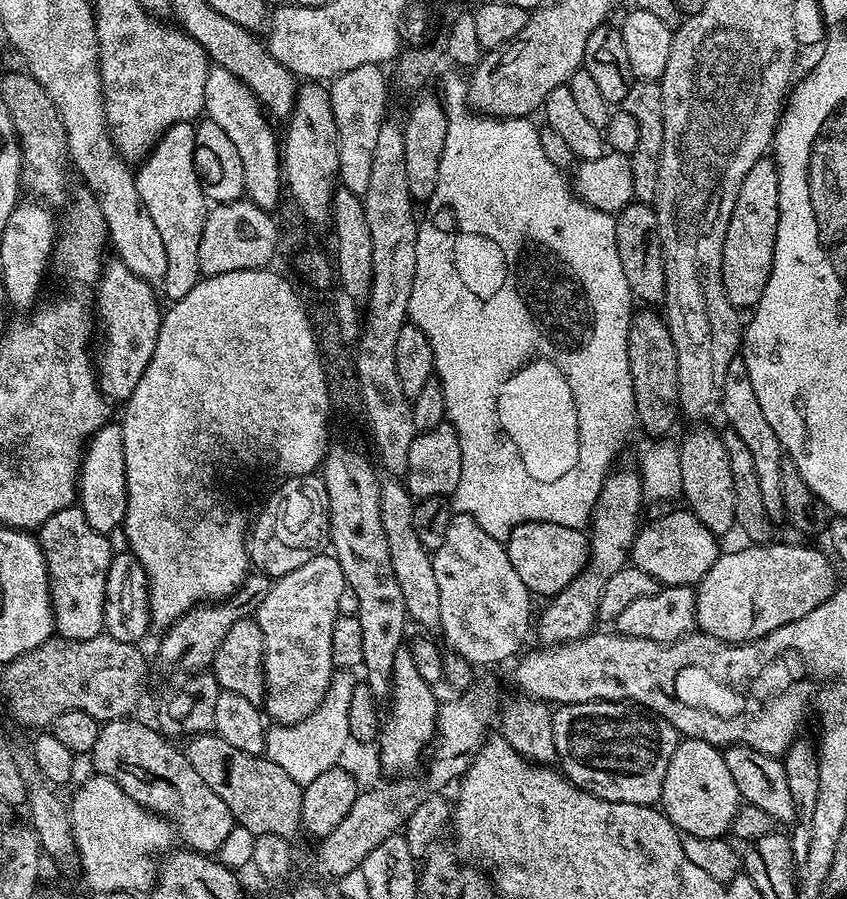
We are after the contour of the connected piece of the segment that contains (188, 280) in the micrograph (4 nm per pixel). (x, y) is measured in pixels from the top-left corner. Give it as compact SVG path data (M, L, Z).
M191 123L170 125L139 168L135 177L140 197L150 218L154 218L154 226L158 226L158 234L162 234L162 246L166 246L166 274L162 287L169 301L175 302L186 298L186 294L190 294L190 290L194 290L196 283L202 279L198 246L202 242L204 219L210 211L198 171L195 127Z

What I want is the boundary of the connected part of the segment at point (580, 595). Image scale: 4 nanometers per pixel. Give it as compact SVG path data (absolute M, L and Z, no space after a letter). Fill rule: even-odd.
M618 468L609 471L608 477L602 482L602 490L592 511L590 527L586 532L586 566L580 571L578 578L570 582L570 586L551 597L541 612L539 609L534 632L544 639L545 645L567 644L569 640L581 640L583 636L589 635L598 624L598 602L602 602L602 590L606 590L606 582L610 582L610 578L629 563L632 544L642 527L640 503L645 503L646 497L639 475L633 469L631 472L628 468Z

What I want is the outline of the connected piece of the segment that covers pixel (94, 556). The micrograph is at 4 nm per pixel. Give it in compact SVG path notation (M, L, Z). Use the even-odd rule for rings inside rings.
M78 506L58 510L39 528L38 539L52 585L56 632L66 640L85 640L101 635L104 632L106 574L114 555L114 547L108 541L111 539L105 533L94 530Z

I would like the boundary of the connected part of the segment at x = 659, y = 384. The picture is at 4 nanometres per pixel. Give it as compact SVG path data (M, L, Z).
M640 310L633 315L632 325L628 331L628 357L630 358L630 374L632 375L632 385L634 386L634 402L636 403L636 419L639 427L644 427L645 432L650 438L664 438L669 434L668 431L676 424L676 419L681 419L682 413L680 410L680 387L678 386L678 358L676 357L676 351L674 350L674 342L670 338L670 330L668 329L665 317L656 310Z

